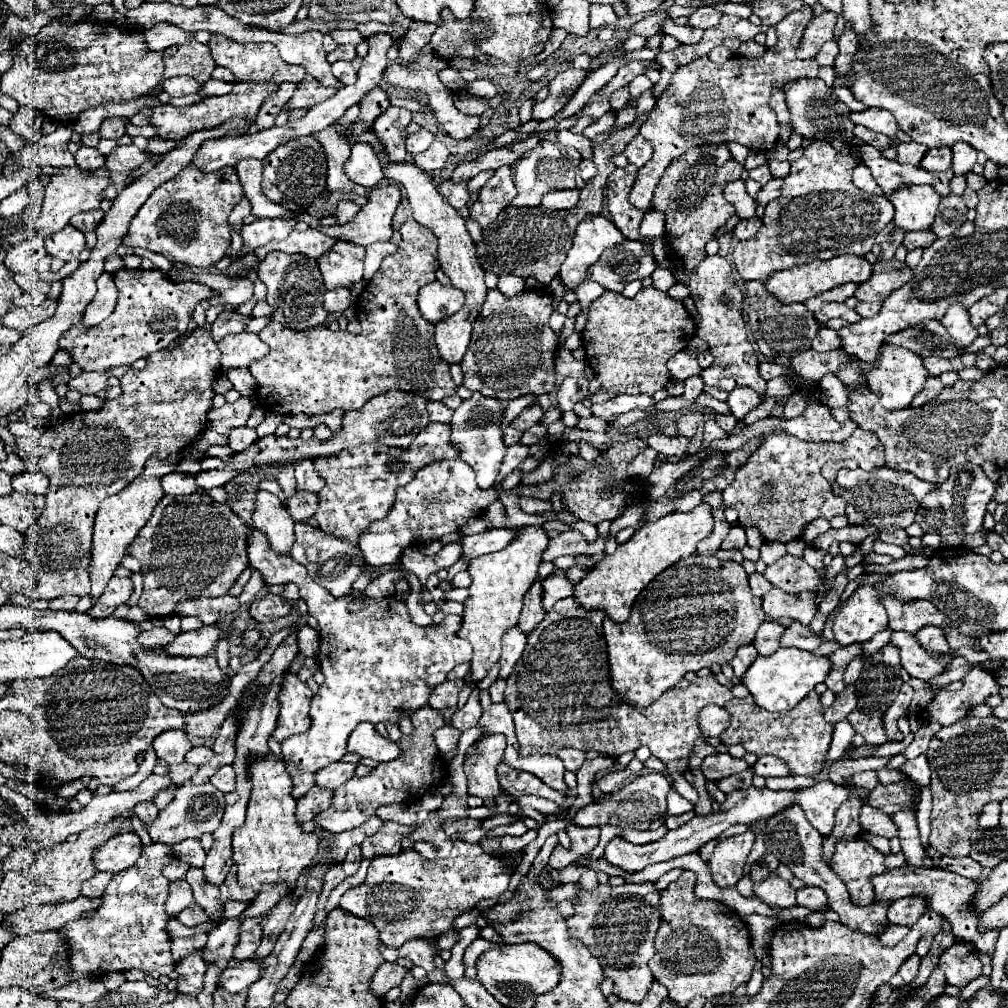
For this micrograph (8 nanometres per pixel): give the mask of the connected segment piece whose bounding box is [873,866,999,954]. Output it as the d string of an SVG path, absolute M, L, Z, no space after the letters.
M903 866L897 870L887 870L885 874L873 876L873 886L875 886L875 900L899 900L905 896L925 896L929 900L929 908L939 912L951 922L953 936L959 940L969 940L981 954L993 954L995 952L995 942L999 936L999 930L991 932L979 932L977 924L981 918L981 912L975 912L971 908L973 896L977 892L977 882L941 870L941 868L923 868L923 866Z

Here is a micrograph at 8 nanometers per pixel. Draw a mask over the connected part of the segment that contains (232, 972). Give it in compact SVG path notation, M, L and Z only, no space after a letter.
M243 960L235 966L229 966L221 972L217 986L227 988L227 992L239 994L241 990L247 990L255 980L261 976L261 962L257 960Z

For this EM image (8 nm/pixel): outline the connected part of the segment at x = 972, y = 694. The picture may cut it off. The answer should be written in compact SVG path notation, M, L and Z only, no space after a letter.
M975 666L967 676L965 684L959 692L941 690L933 702L923 710L923 718L927 722L939 722L941 726L951 726L957 720L965 718L967 712L979 704L983 704L991 694L999 692L999 684L993 674Z

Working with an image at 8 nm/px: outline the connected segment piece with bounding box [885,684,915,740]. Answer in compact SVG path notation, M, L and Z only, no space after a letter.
M903 684L899 696L897 696L895 702L891 704L891 708L885 712L885 730L887 730L887 734L889 734L889 740L893 740L893 736L897 734L897 718L907 714L909 702L911 702L913 694L915 694L913 688L911 688L909 684Z

